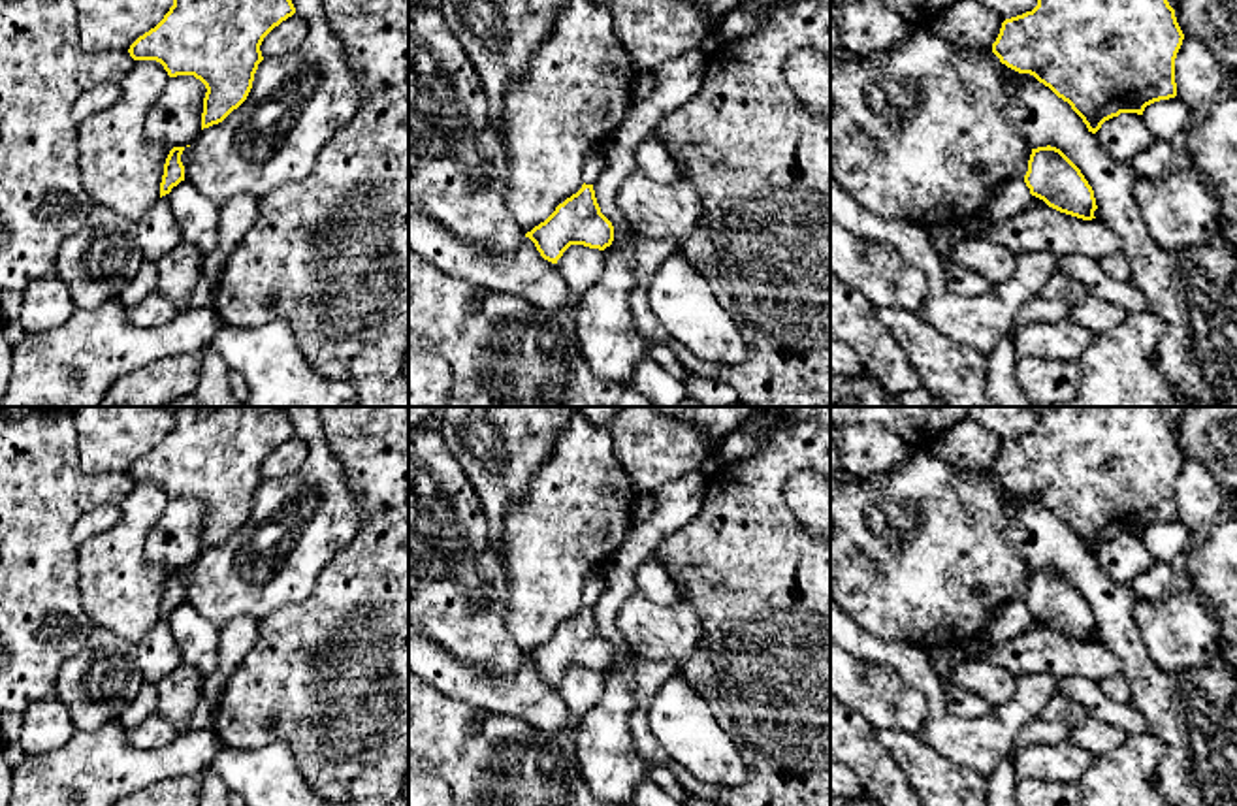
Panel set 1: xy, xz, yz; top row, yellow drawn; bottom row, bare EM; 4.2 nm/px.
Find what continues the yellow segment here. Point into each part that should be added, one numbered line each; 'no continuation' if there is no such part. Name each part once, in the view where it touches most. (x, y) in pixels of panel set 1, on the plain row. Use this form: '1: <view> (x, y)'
no continuation

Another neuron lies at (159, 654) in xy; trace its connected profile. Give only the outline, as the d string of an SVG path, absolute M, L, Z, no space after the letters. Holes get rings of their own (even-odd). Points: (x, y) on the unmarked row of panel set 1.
M164 621L137 642L137 665L145 682L158 684L183 663L179 646Z

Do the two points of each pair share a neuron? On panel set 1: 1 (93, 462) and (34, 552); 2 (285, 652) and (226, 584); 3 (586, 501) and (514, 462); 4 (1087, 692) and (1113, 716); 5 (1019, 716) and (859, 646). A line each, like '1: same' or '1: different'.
1: different
2: different
3: different
4: same
5: same

